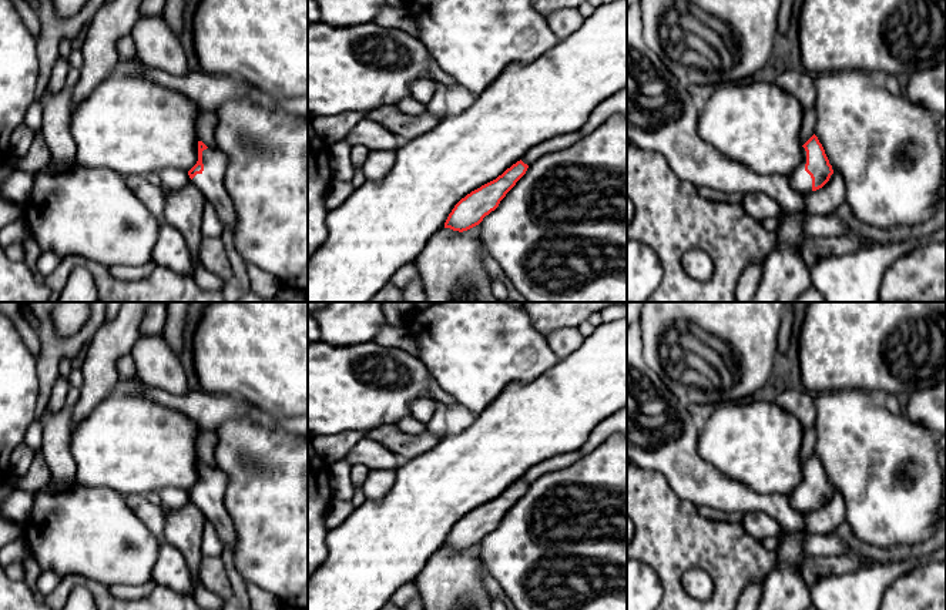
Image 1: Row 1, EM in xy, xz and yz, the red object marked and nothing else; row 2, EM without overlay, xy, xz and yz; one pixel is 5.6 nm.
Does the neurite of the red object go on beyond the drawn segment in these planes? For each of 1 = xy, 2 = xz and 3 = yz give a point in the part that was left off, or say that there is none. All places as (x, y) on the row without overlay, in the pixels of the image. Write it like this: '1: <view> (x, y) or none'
1: xy (210, 502)
2: none
3: yz (801, 500)

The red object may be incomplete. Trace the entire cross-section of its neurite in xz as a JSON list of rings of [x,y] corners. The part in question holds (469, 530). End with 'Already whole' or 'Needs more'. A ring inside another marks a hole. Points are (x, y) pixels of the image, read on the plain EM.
[[[520,479],[496,499],[467,513],[454,524],[445,542],[445,547],[463,552],[479,544],[486,534],[499,526],[527,487],[529,485]]]. Already whole

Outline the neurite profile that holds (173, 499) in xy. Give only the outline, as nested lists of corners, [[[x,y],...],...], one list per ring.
[[[164,489],[160,493],[161,505],[170,510],[182,509],[191,503],[188,490],[184,489]]]

